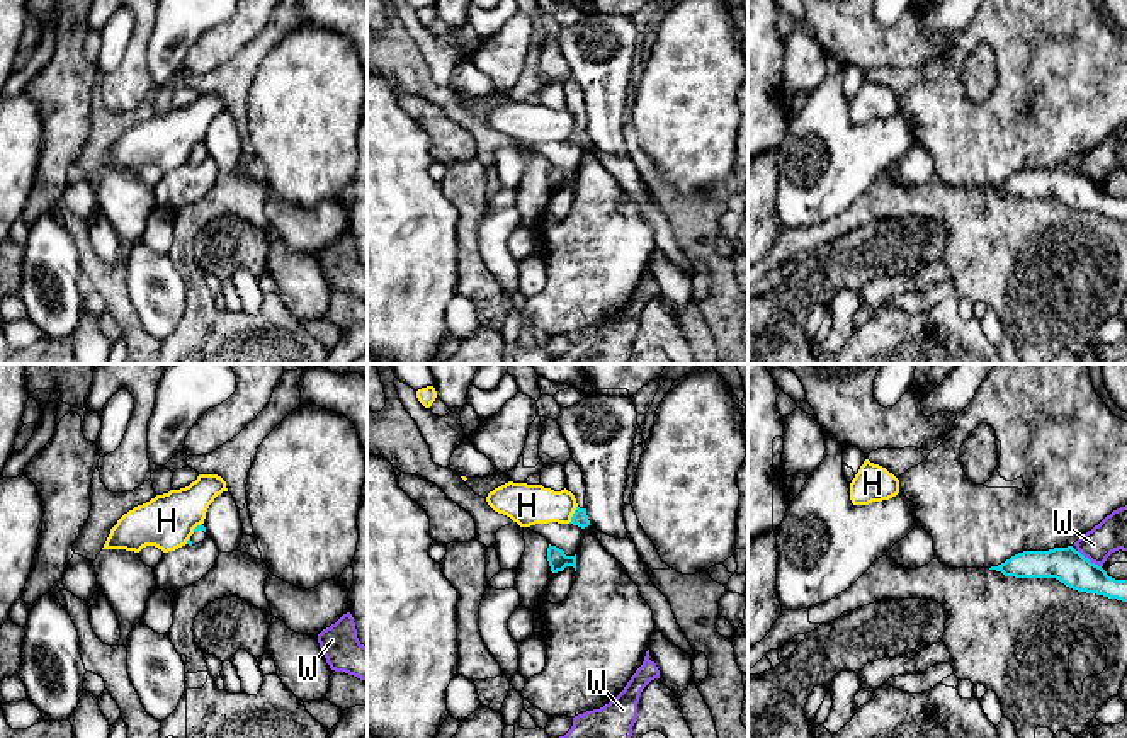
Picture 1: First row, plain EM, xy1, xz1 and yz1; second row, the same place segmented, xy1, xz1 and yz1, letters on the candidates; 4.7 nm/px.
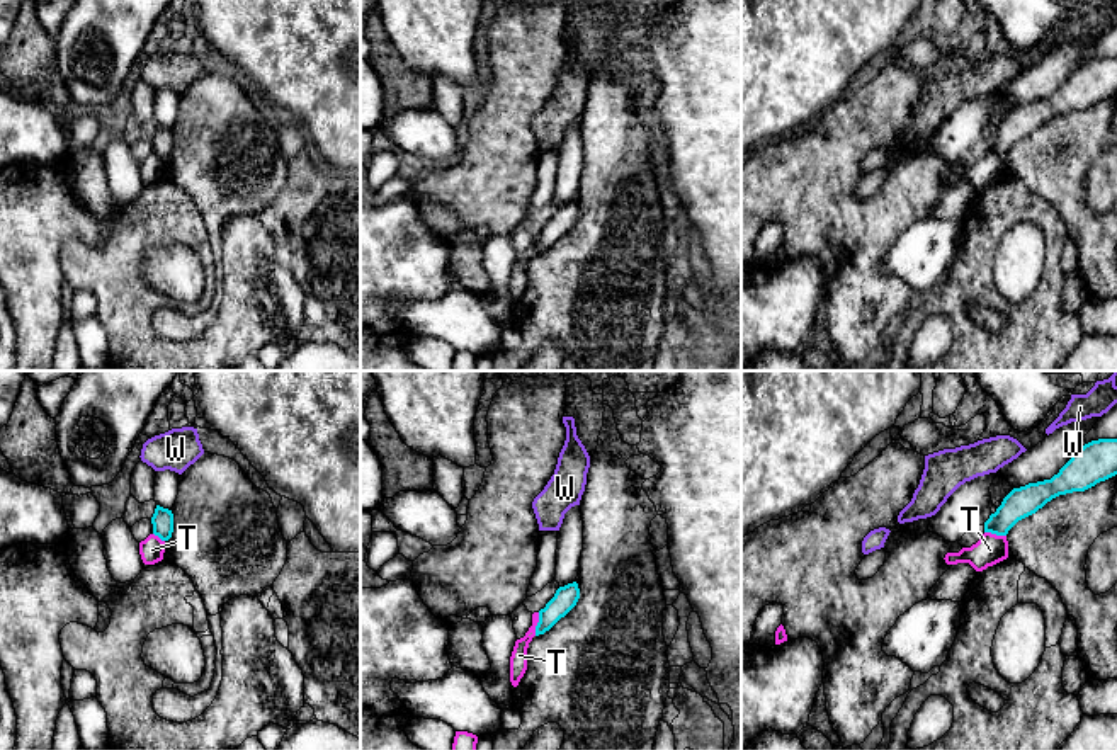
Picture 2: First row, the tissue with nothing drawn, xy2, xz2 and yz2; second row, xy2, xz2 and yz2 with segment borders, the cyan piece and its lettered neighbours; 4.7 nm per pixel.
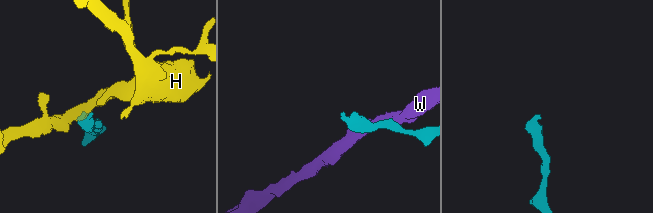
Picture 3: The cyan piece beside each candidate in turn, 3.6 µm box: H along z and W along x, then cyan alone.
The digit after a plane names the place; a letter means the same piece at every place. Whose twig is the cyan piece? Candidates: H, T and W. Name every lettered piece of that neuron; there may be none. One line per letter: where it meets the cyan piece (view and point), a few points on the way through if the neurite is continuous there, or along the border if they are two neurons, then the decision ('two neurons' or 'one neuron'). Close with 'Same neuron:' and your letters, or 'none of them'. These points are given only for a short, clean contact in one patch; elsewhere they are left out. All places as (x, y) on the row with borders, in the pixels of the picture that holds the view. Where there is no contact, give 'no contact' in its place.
H: xz1 (573, 514) | along xz1 (577, 505), (568, 522) | two neurons
T: xz2 (538, 624) | along xz2 (539, 613), (534, 635) | two neurons
W: yz1 (1088, 560) | two neurons
Same neuron: none of them

